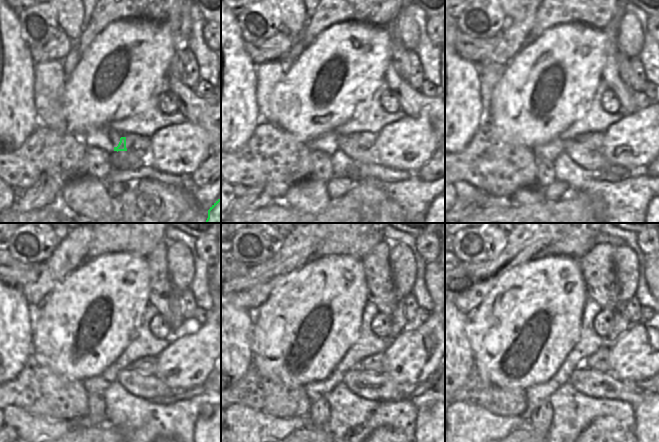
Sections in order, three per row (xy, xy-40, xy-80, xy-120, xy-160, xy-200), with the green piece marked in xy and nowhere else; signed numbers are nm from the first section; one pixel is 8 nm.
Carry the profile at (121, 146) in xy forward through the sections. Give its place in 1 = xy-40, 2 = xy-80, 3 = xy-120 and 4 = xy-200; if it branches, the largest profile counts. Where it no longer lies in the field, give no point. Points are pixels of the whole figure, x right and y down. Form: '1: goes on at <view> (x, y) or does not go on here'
1: goes on at xy-40 (361, 156)
2: goes on at xy-80 (589, 159)
3: goes on at xy-120 (148, 387)
4: goes on at xy-200 (648, 408)

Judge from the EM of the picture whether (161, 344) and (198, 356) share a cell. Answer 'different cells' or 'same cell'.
different cells

